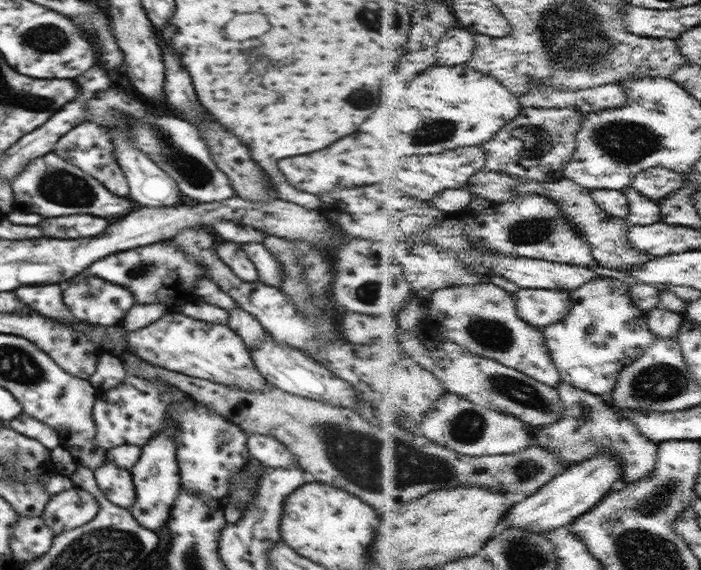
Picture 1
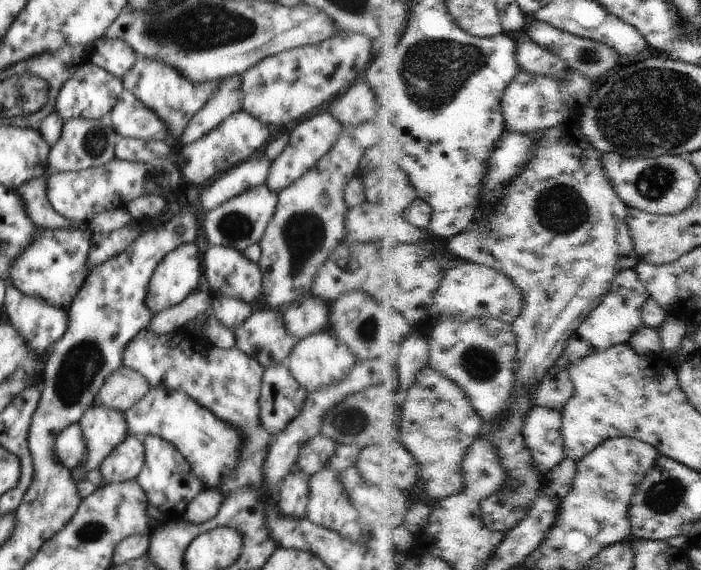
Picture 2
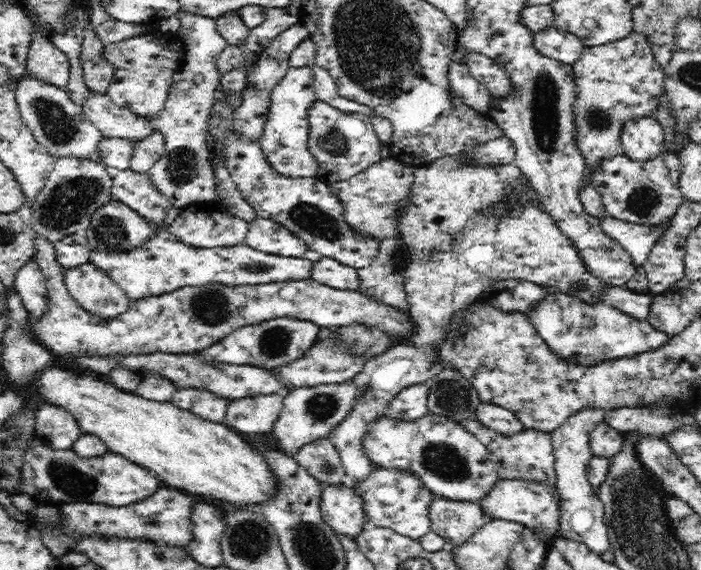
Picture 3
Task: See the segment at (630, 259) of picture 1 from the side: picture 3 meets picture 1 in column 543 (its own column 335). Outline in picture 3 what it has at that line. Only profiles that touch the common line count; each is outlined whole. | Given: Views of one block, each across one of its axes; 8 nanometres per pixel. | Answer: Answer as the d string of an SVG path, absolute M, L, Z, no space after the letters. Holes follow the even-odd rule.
M381 158L351 178L334 179L329 185L330 191L342 200L346 208L346 219L350 221L350 224L353 224L358 231L376 235L382 240L384 237L398 233L397 227L392 225L393 210L396 203L412 191L414 176L414 168L409 164L394 158Z

